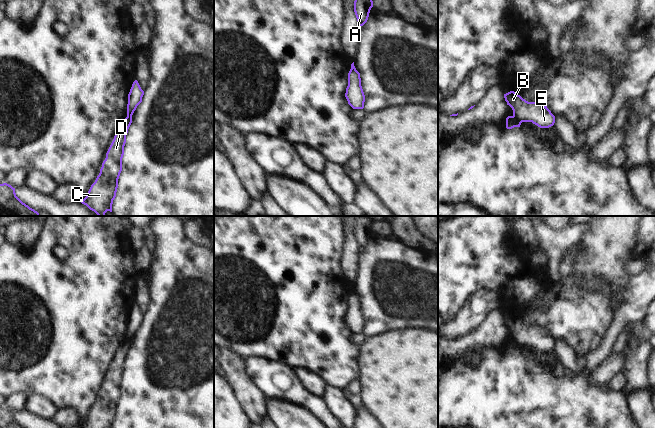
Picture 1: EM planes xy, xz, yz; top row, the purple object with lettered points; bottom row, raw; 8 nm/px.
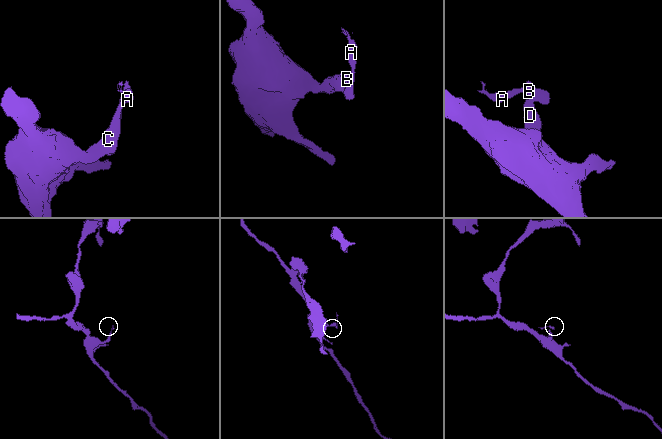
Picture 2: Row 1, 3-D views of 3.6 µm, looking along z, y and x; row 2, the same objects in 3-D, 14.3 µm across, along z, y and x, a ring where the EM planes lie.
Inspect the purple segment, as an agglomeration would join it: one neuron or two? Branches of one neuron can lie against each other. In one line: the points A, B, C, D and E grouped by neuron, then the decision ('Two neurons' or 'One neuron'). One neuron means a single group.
Groups: A B E / C D. Two neurons.

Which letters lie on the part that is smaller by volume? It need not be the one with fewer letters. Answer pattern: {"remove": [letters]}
{"remove": ["A", "B", "E"]}

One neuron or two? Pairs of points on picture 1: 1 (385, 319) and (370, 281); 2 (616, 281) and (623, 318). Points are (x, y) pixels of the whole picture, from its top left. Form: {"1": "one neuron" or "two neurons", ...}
{"1": "one neuron", "2": "two neurons"}

